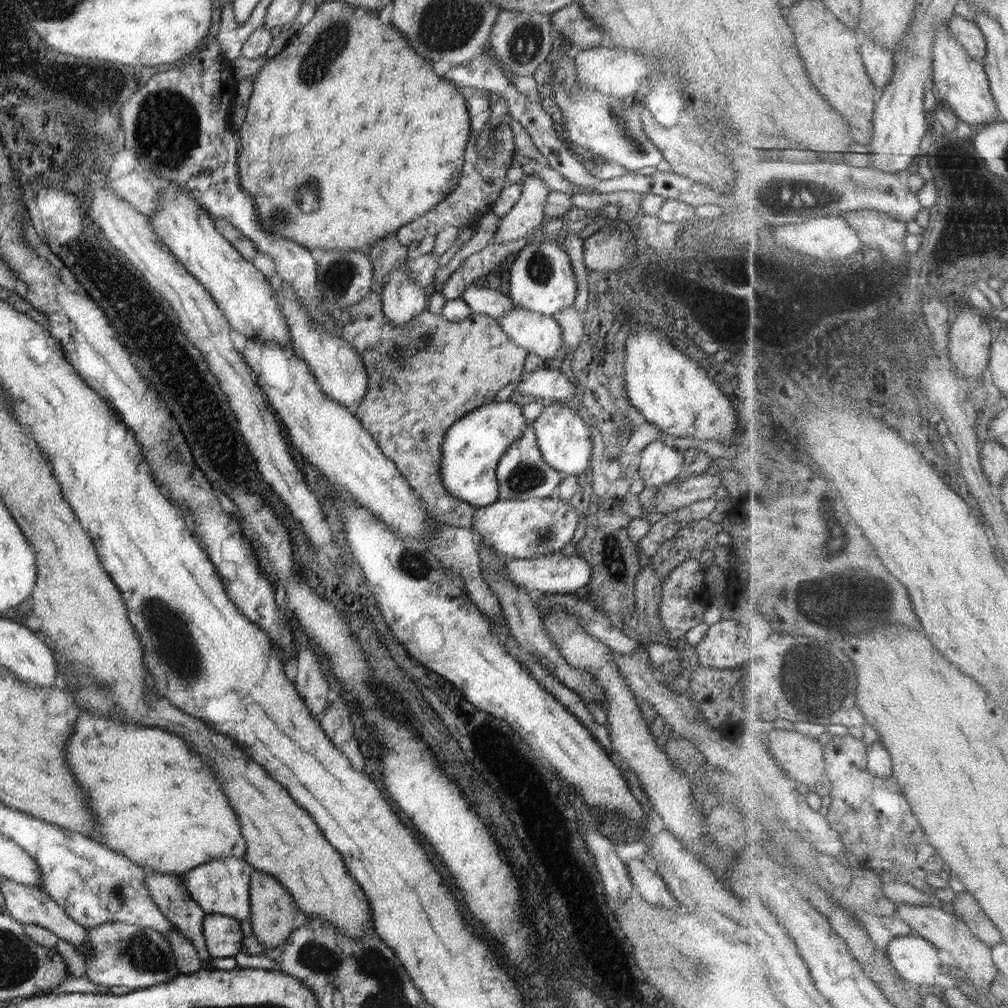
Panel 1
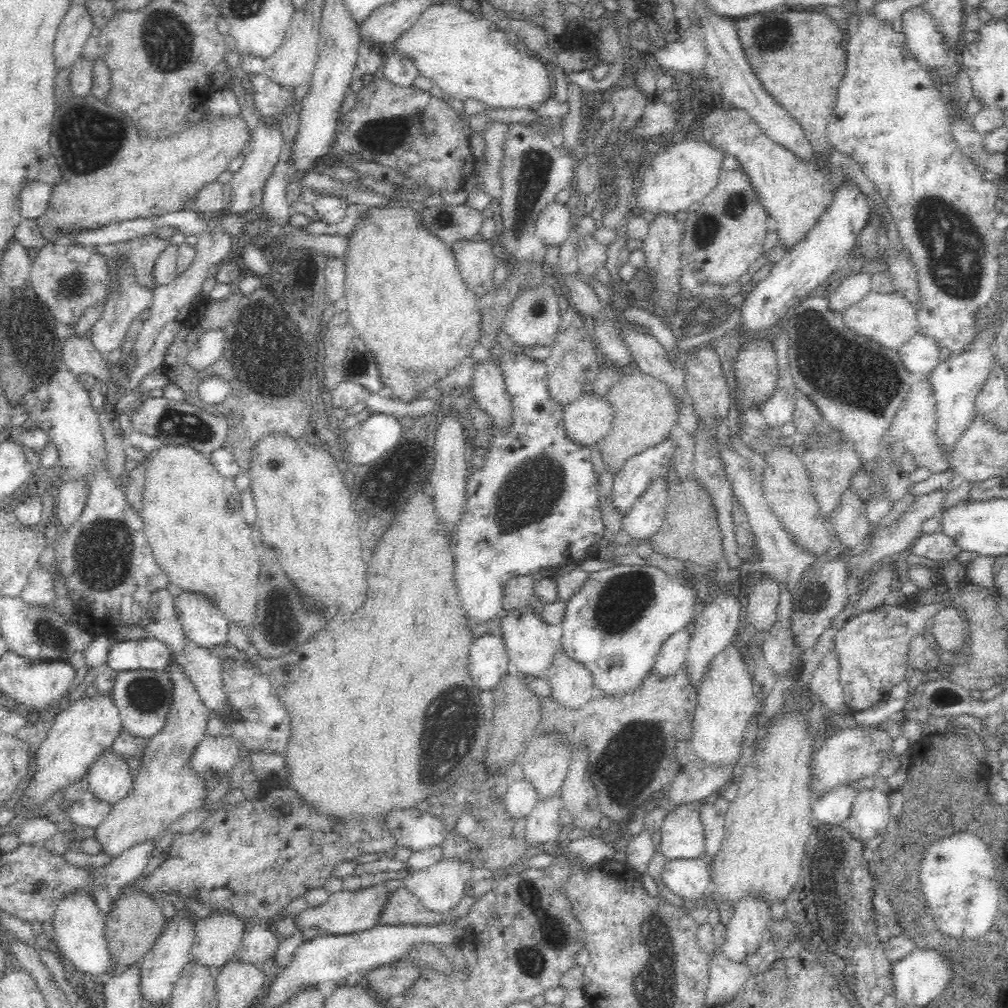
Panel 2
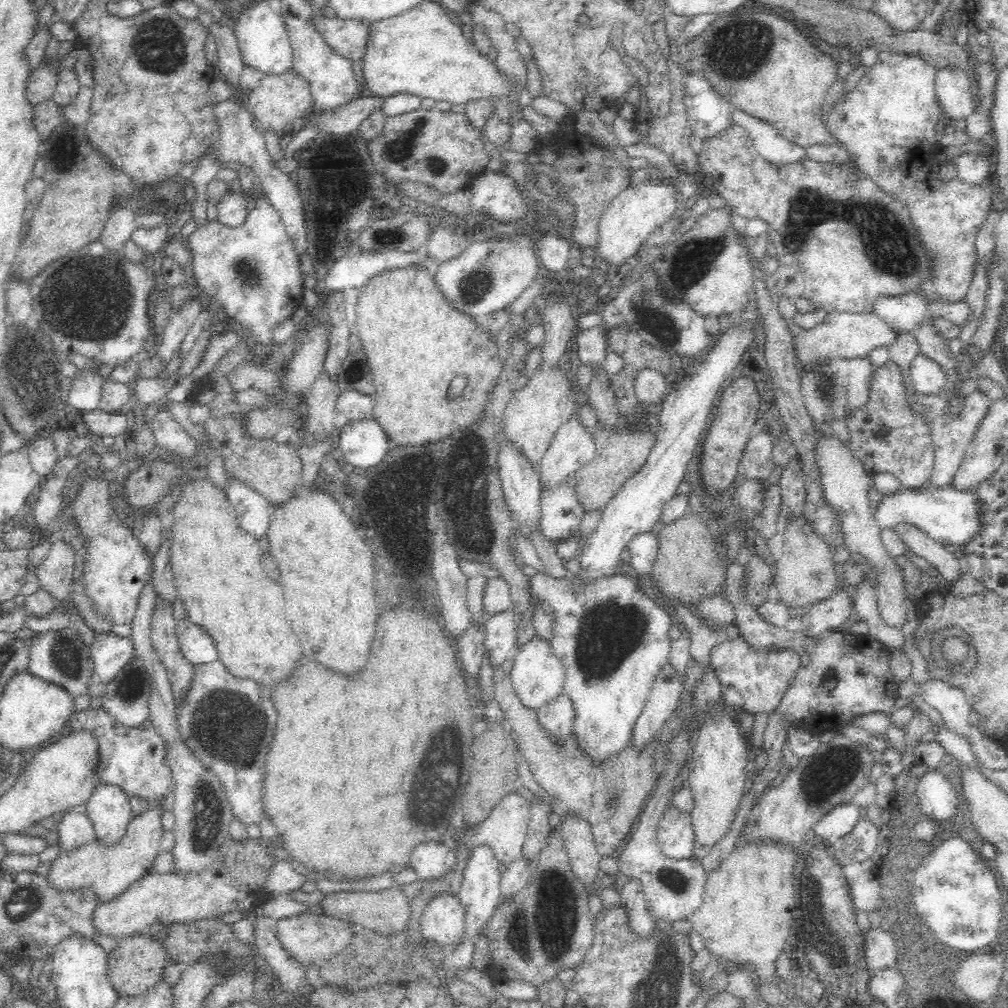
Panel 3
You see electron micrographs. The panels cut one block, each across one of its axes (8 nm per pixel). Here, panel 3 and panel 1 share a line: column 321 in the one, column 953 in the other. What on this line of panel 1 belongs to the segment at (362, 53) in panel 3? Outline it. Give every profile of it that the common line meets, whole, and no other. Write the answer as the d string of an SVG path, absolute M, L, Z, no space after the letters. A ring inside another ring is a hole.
M956 15L951 19L950 27L952 32L960 37L960 41L964 43L970 54L976 60L985 63L988 58L988 39L975 18L974 21L970 21L970 18Z

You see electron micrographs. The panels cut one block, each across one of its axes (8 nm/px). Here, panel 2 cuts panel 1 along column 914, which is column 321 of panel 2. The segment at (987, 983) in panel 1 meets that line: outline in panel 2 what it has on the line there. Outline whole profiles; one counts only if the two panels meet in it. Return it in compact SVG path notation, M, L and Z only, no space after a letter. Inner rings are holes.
M394 878L358 890L340 889L330 893L324 904L316 907L309 906L296 916L296 926L299 928L315 927L323 934L346 934L374 927L379 923L381 912L392 893L404 886L402 879Z

